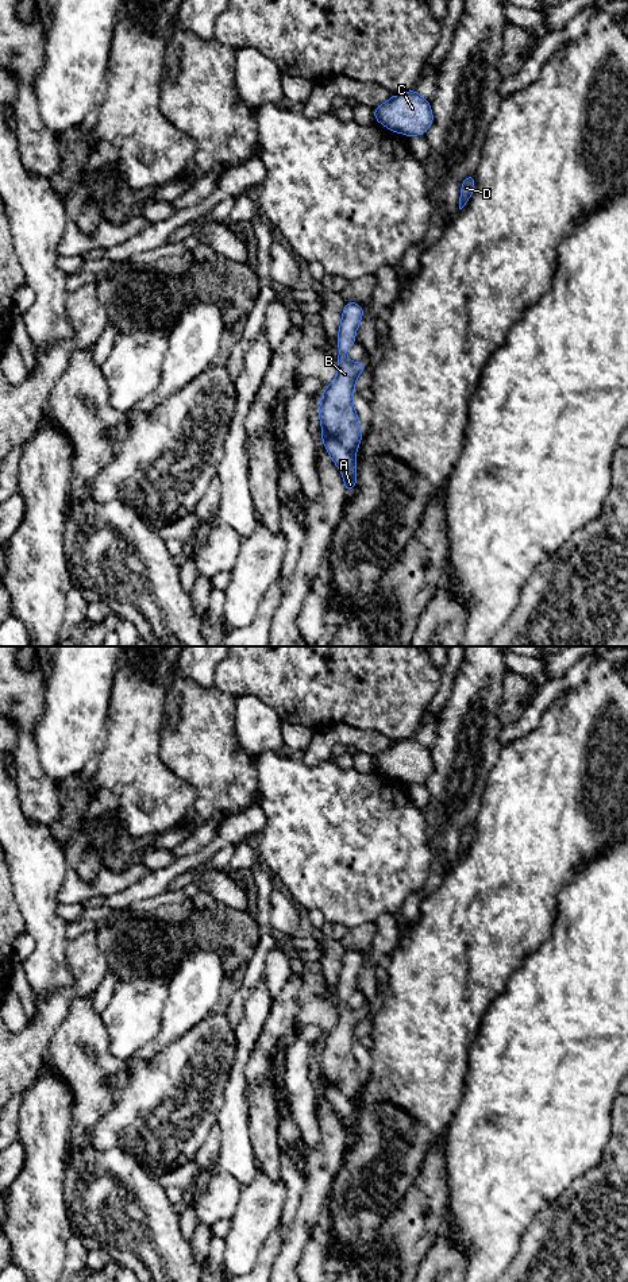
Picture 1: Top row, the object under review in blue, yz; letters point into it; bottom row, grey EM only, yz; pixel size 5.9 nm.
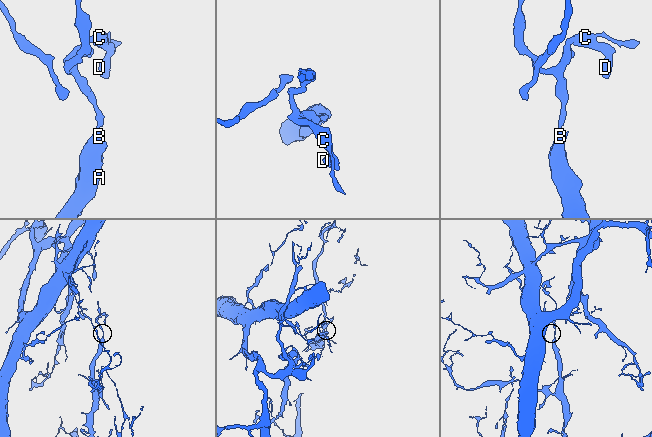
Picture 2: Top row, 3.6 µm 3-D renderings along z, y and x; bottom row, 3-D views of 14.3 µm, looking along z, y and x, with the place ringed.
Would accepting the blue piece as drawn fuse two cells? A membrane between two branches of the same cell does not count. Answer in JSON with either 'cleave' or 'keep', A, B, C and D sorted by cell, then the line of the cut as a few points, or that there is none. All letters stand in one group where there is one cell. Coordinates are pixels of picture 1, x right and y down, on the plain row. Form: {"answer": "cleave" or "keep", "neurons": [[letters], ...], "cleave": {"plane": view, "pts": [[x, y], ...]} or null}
{"answer": "keep", "neurons": [["A", "B", "C", "D"]], "cleave": null}

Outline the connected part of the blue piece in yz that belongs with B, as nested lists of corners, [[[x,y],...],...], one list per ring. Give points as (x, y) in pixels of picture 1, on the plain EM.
[[[357,950],[343,955],[338,981],[338,1023],[321,1042],[319,1066],[324,1094],[342,1119],[346,1139],[357,1132],[357,1097],[362,1089],[359,1066],[354,1057],[352,1043],[357,1026],[365,1018],[365,1009],[351,1009],[344,1000],[355,991],[357,977],[363,965],[363,957]]]

